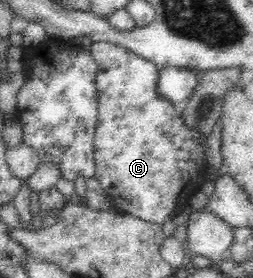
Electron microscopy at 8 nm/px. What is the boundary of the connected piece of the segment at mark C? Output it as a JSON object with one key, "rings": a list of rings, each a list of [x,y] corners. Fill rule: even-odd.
{"rings":[[[92,42],[89,51],[98,65],[98,122],[93,138],[95,177],[112,198],[114,209],[152,222],[160,229],[167,220],[184,209],[188,196],[200,189],[202,180],[207,180],[209,171],[204,143],[200,141],[200,133],[196,133],[196,129],[184,125],[182,115],[174,111],[174,105],[164,97],[158,97],[156,82],[159,67],[152,61],[108,42]]]}

